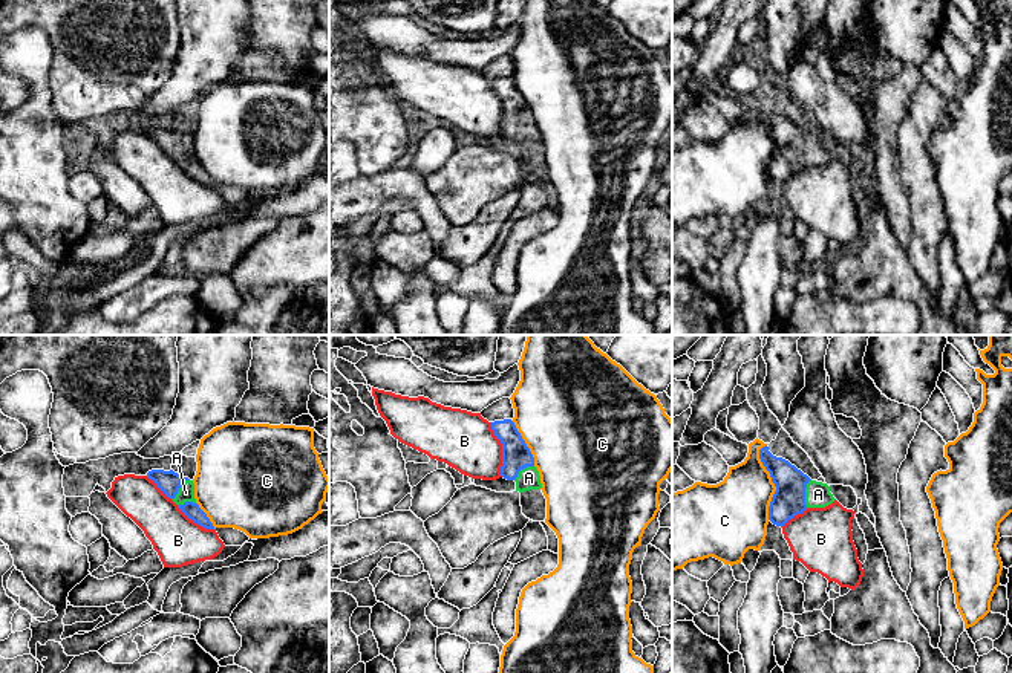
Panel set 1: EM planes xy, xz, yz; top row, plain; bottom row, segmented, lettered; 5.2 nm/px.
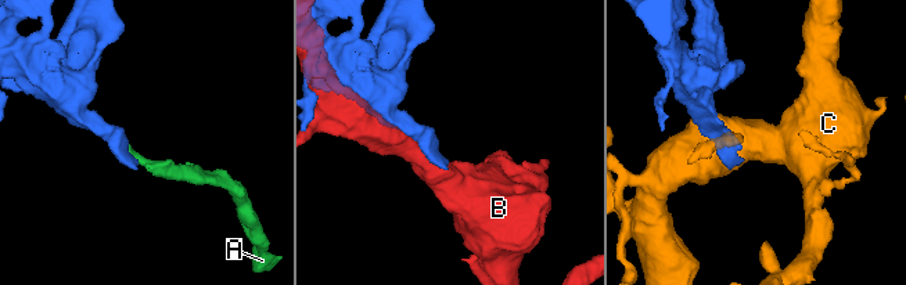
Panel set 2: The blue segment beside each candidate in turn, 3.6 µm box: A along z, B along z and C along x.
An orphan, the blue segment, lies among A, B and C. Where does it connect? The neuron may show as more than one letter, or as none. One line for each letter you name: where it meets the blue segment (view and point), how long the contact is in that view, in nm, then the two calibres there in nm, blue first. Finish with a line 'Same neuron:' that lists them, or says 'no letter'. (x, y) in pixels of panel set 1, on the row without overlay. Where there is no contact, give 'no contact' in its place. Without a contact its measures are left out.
A: meets blue in yz at (804, 150); contact 150 nm long; 170 nm thick on the blue side, 130 nm on the other
Same neuron: A

